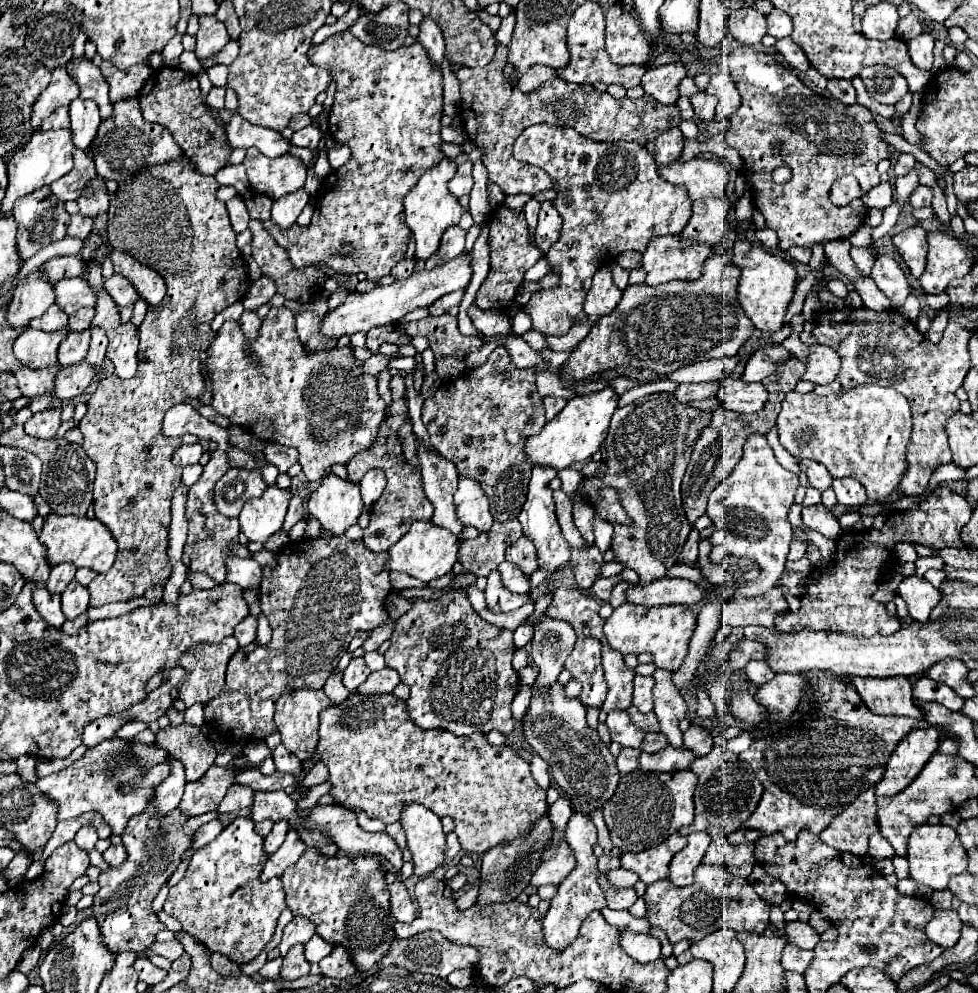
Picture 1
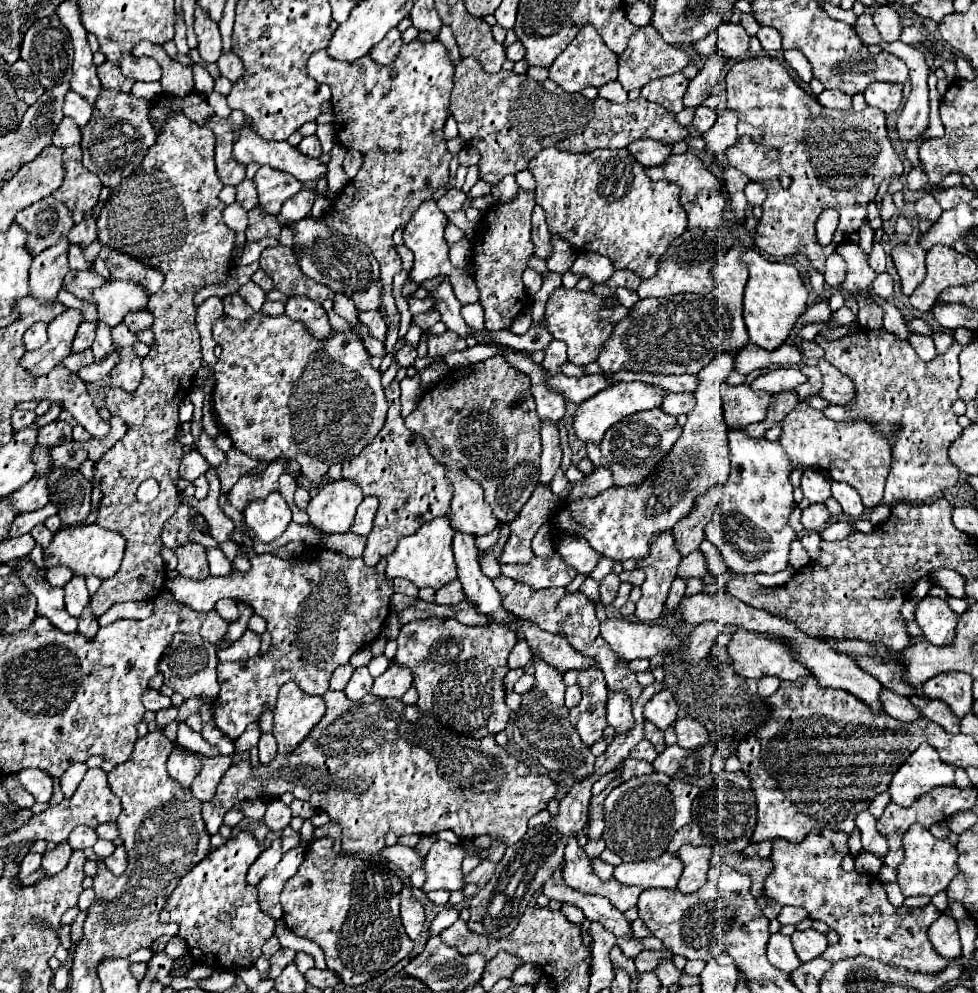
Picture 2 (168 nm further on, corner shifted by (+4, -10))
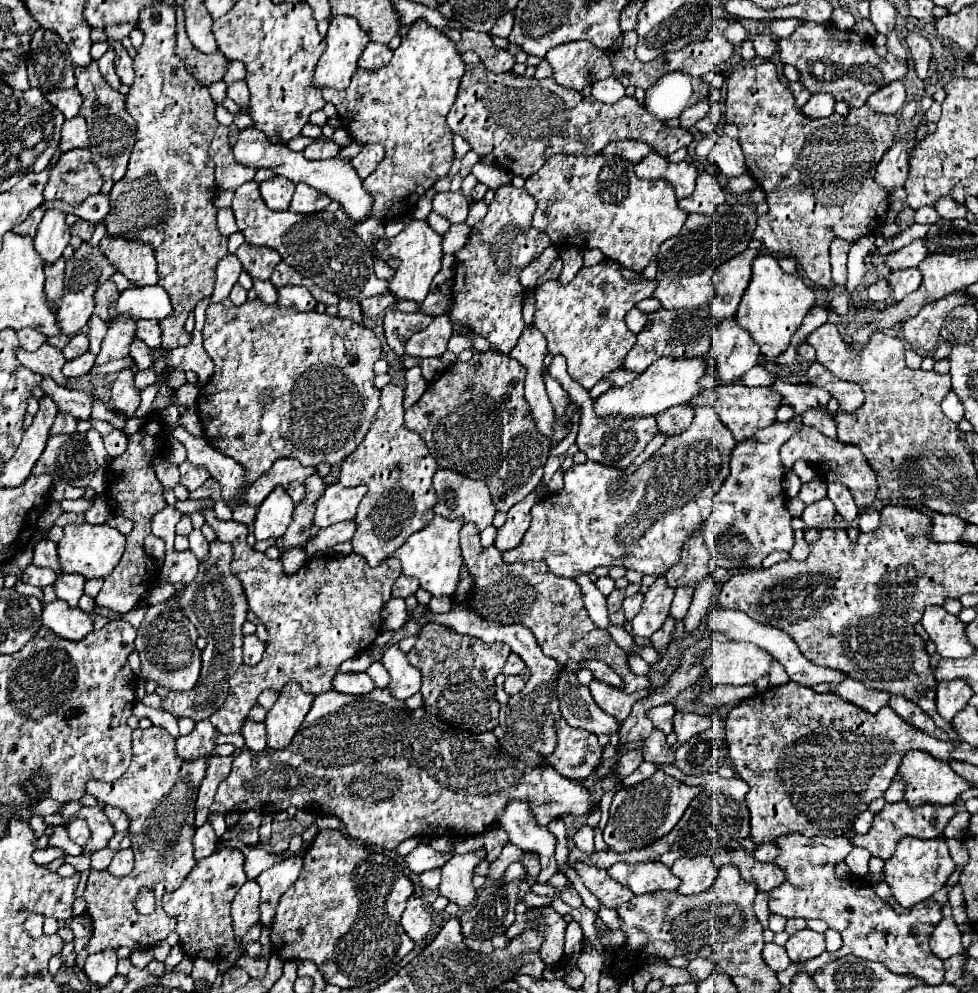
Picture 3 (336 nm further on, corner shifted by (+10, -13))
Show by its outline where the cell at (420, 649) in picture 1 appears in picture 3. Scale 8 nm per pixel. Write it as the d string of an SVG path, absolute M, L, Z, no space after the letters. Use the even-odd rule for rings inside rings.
M426 623L414 647L408 651L408 661L420 669L426 713L470 733L492 731L498 725L498 703L494 697L494 679L502 673L510 647L502 643L484 643L482 639L456 635L446 625Z

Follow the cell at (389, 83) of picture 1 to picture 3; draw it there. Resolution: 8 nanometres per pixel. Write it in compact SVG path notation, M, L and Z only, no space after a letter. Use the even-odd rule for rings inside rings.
M420 19L410 27L386 67L376 71L358 69L352 75L350 87L342 91L322 87L324 101L330 101L338 109L340 127L350 133L352 141L358 145L380 143L386 151L374 175L362 181L374 199L370 217L392 221L410 215L424 191L446 177L454 157L446 113L456 101L462 75L464 63L454 51L454 43Z

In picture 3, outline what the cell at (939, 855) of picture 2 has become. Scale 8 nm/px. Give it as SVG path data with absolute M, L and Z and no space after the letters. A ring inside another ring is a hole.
M904 837L898 843L896 853L884 865L884 879L890 885L892 895L902 907L914 907L916 903L930 899L938 889L942 889L948 877L954 873L954 869L956 869L956 863L950 859L950 853L944 841Z

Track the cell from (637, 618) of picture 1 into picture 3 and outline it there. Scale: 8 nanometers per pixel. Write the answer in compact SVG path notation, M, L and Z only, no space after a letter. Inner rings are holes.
M580 575L580 577L576 577L576 581L582 587L584 605L586 605L586 611L590 615L590 619L594 621L594 625L598 629L608 631L610 621L608 621L608 611L606 611L606 597L596 589L596 585L590 581L588 575Z

